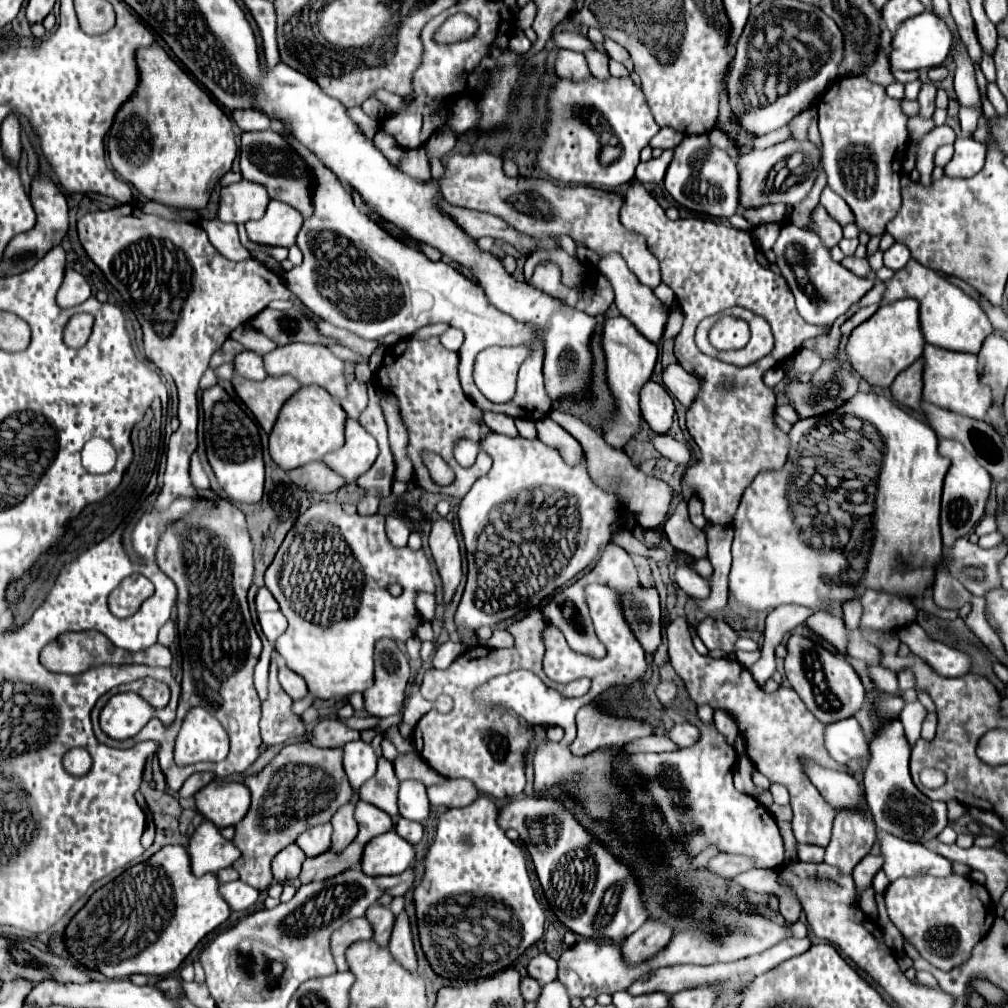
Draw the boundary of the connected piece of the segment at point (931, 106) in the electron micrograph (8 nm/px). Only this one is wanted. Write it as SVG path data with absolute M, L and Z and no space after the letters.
M929 81L929 83L923 83L921 85L921 91L919 91L919 105L921 105L921 115L923 117L931 117L933 111L935 111L935 93L937 93L937 87Z

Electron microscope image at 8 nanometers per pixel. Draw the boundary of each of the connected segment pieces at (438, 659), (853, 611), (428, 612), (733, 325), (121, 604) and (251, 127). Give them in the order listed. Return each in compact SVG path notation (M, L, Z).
M447 641L447 643L441 643L431 659L431 667L433 669L445 669L447 665L451 665L461 653L465 651L465 645L463 643L453 643L453 641Z
M847 601L843 605L843 621L847 625L847 629L859 629L859 621L861 621L861 603L855 601Z
M419 591L415 605L417 605L417 611L419 611L419 615L423 619L427 619L427 621L433 619L433 611L435 611L435 597L433 597L433 593Z
M721 317L709 331L715 349L741 349L749 341L749 325L737 317Z
M133 573L125 577L119 583L119 587L109 595L109 609L117 617L129 617L137 613L141 603L151 595L153 595L153 583L147 577Z
M237 109L231 111L231 119L241 131L265 131L269 129L269 117L259 109Z

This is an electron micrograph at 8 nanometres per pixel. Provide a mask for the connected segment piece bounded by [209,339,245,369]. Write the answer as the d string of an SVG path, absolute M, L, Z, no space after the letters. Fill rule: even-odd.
M227 339L225 341L225 345L211 357L211 369L217 369L219 365L223 365L223 363L231 363L233 361L233 357L237 355L237 353L241 353L245 347L241 347L237 341L233 341L233 339Z

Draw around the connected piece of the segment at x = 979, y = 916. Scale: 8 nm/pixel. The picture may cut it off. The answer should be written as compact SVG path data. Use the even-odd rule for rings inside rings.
M963 875L949 877L901 877L885 891L889 919L919 955L941 971L959 967L971 957L971 949L987 935L995 921L995 907L985 885Z

